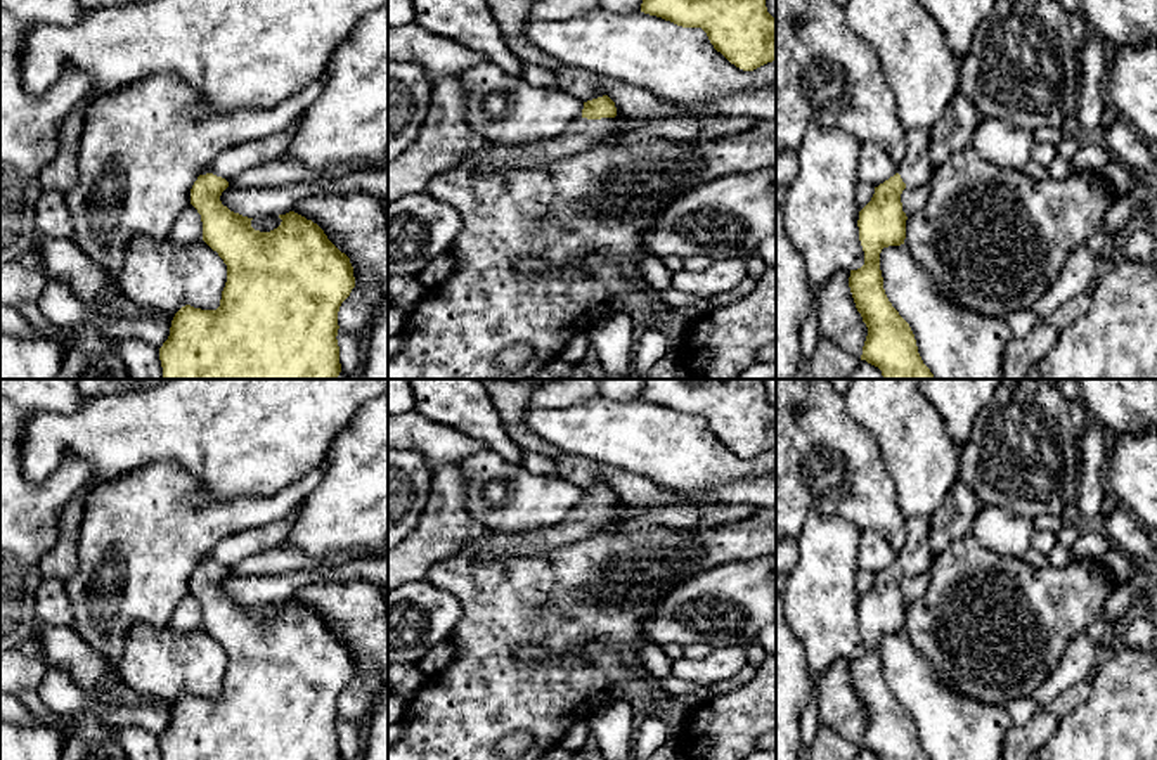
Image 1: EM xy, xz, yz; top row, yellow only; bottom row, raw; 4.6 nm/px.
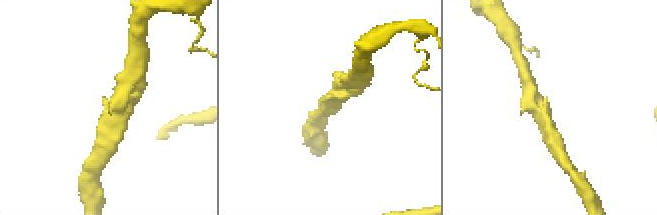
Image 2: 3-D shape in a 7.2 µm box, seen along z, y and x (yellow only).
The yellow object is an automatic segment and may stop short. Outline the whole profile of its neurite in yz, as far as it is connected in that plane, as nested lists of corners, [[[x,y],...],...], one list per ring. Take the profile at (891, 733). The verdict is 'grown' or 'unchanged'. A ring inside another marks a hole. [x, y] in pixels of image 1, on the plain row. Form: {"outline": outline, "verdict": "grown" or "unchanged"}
{"outline": [[[911,518],[897,561],[875,575],[871,589],[859,599],[864,653],[850,658],[849,675],[868,715],[861,748],[882,760],[930,760],[918,741],[909,712],[885,682],[880,641],[883,635],[904,632],[908,604],[902,599],[902,578],[928,573],[932,563],[928,518]]], "verdict": "grown"}

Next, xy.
{"outline": [[[213,561],[199,563],[191,576],[191,592],[203,609],[203,628],[227,653],[227,670],[217,698],[182,694],[159,736],[163,760],[341,760],[338,734],[338,699],[355,675],[350,646],[341,641],[324,618],[305,604],[289,599],[279,602],[281,613],[270,620],[251,615],[251,608],[230,599],[220,583],[229,570]]], "verdict": "unchanged"}

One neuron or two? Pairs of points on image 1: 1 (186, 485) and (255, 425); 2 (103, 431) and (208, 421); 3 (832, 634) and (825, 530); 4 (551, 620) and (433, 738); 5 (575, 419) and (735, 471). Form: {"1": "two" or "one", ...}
{"1": "two", "2": "one", "3": "one", "4": "one", "5": "one"}

